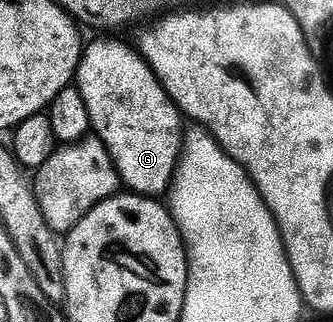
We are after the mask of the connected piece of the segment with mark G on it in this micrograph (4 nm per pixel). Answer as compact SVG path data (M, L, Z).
M97 40L84 47L77 69L75 85L83 96L83 104L87 104L89 124L92 133L101 139L107 148L111 160L117 169L117 177L125 182L130 191L146 196L162 195L173 179L177 170L177 160L183 145L181 121L183 115L177 105L169 99L169 93L161 85L153 68L140 53L117 40Z

